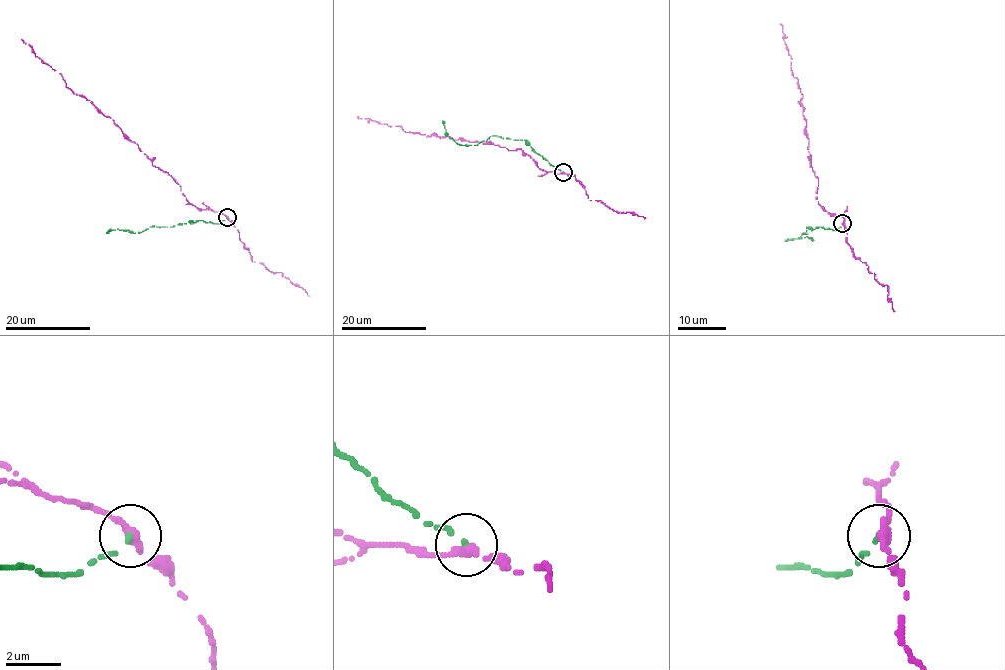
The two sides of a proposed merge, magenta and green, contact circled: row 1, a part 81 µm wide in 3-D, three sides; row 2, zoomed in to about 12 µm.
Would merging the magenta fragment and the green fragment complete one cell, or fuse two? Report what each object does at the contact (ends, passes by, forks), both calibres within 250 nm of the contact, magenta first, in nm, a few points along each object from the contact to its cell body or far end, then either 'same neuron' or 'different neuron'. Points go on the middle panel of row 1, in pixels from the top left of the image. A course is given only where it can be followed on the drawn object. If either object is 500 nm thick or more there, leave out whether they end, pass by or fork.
magenta passes by; green ends there; 300 nm thick on the magenta side, 140 nm on the other; magenta runs (562, 173), (540, 169), (518, 148), (508, 150), (489, 143), (406, 132), (399, 126), (357, 116); green runs (562, 171), (538, 154), (524, 140), (492, 135), (474, 145), (459, 145), (449, 137), (442, 120); different neuron

